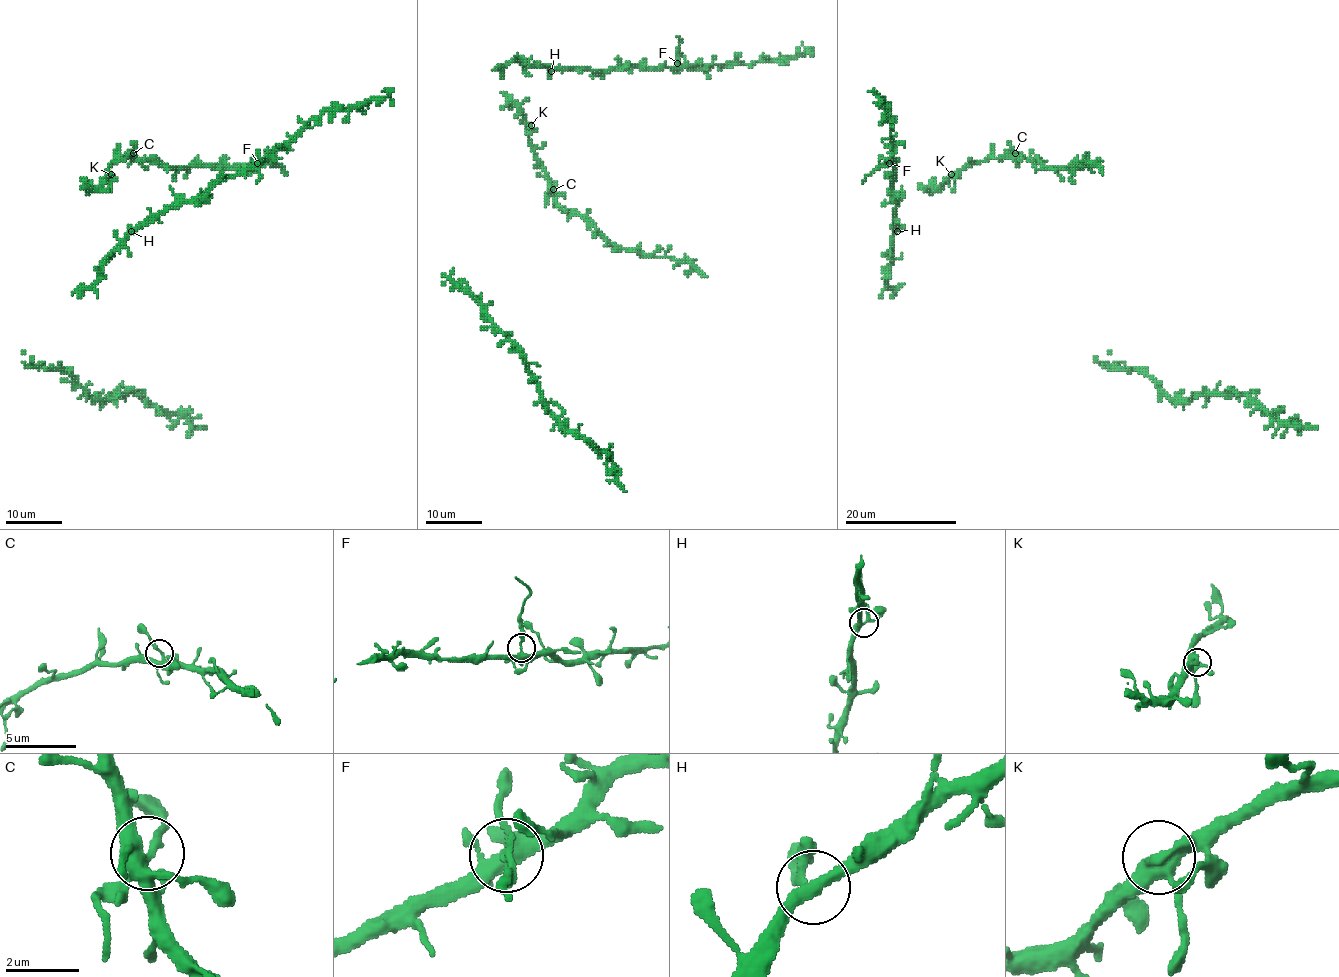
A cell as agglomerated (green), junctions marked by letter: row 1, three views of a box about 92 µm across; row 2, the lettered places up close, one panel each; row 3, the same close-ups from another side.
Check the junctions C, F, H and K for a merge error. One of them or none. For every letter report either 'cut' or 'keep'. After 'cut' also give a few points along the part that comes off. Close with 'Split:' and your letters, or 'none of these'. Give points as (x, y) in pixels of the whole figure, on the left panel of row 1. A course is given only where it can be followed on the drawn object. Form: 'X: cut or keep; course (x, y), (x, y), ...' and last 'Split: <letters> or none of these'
C: keep
F: cut; course (257, 163), (261, 176), (256, 183)
H: keep
K: keep
Split: F

